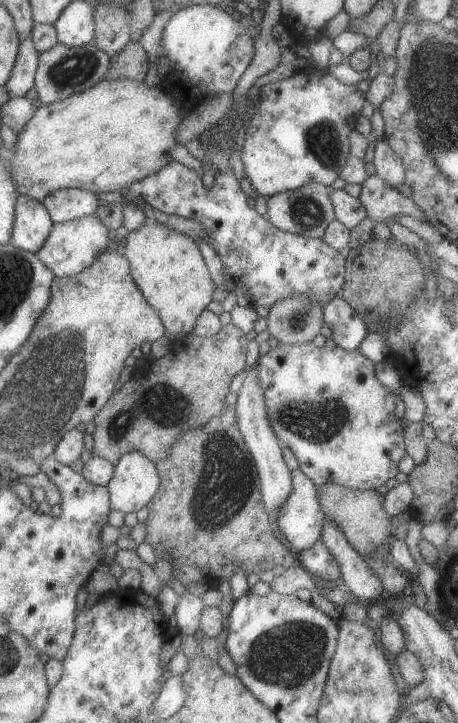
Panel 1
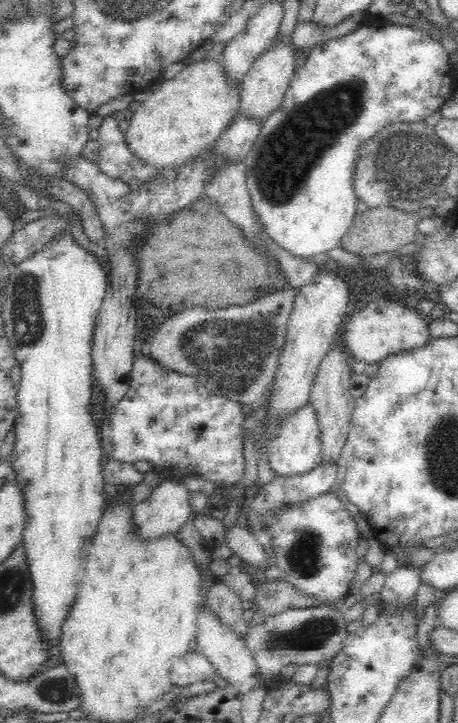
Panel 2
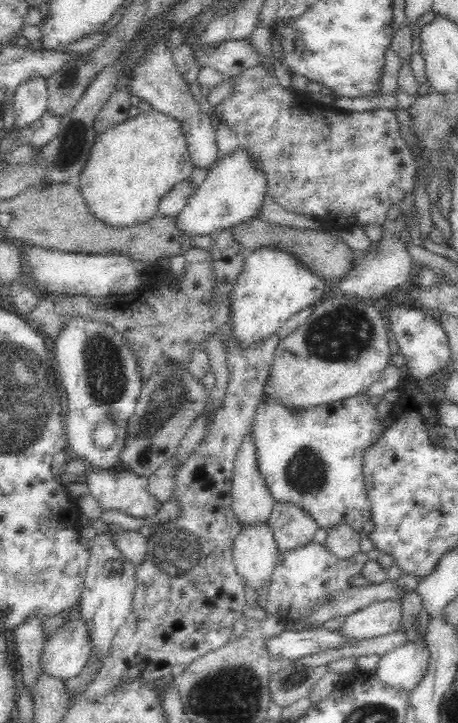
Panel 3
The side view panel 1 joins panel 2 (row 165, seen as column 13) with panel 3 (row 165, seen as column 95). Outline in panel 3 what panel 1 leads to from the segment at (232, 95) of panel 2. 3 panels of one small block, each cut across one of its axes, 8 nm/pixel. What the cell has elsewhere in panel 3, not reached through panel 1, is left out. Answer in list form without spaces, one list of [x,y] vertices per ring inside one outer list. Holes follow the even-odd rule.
[[[152,109],[147,113],[139,113],[136,118],[116,123],[98,134],[88,162],[79,176],[79,188],[94,217],[112,226],[132,226],[158,215],[160,198],[176,183],[188,179],[192,170],[194,165],[190,160],[182,123],[171,114]]]

